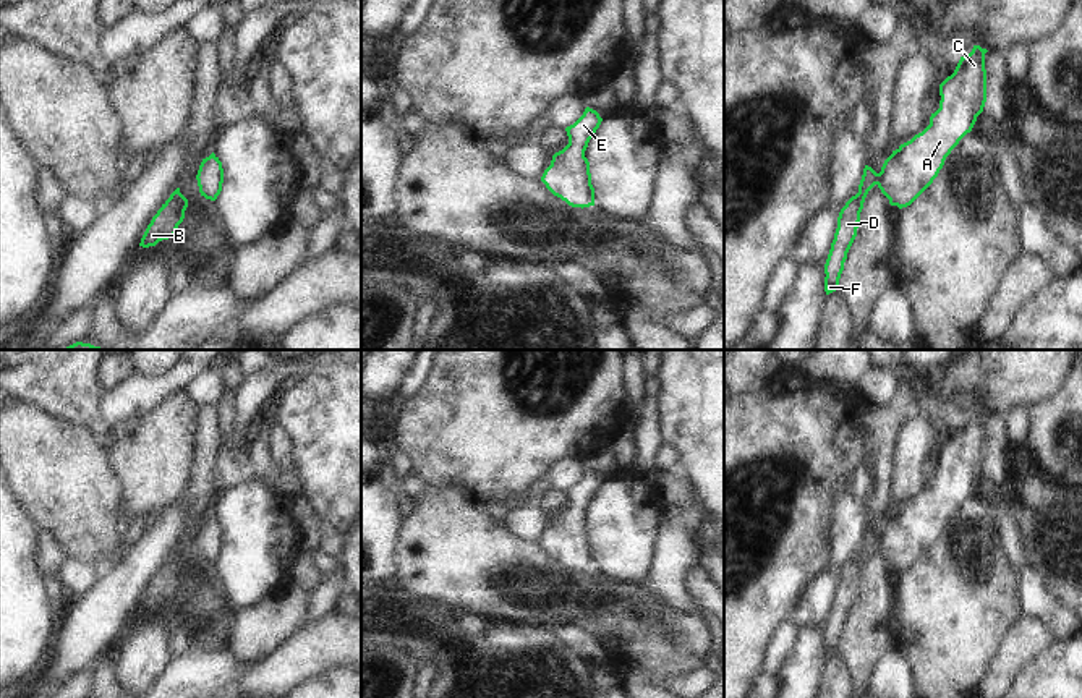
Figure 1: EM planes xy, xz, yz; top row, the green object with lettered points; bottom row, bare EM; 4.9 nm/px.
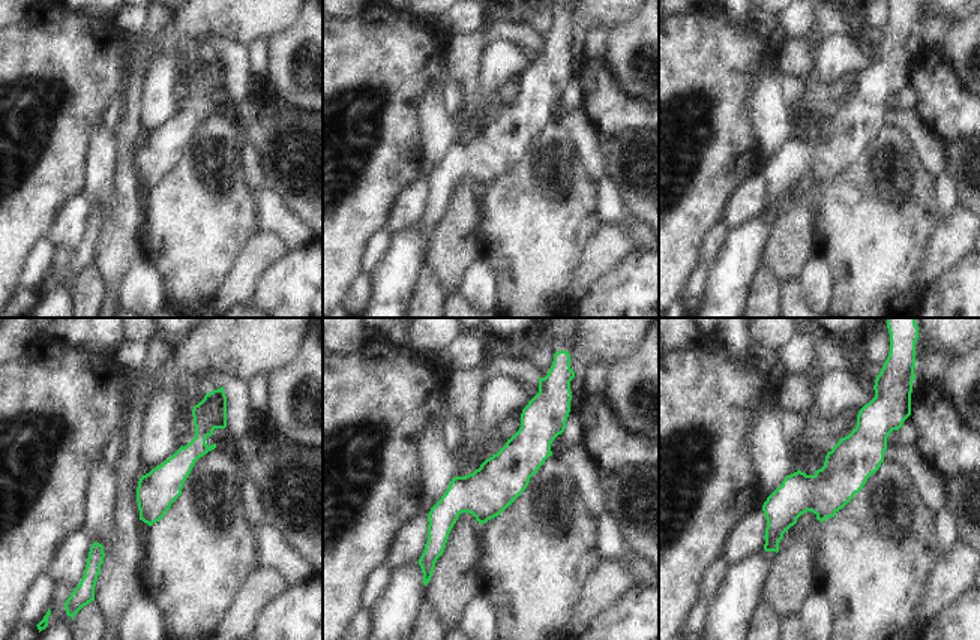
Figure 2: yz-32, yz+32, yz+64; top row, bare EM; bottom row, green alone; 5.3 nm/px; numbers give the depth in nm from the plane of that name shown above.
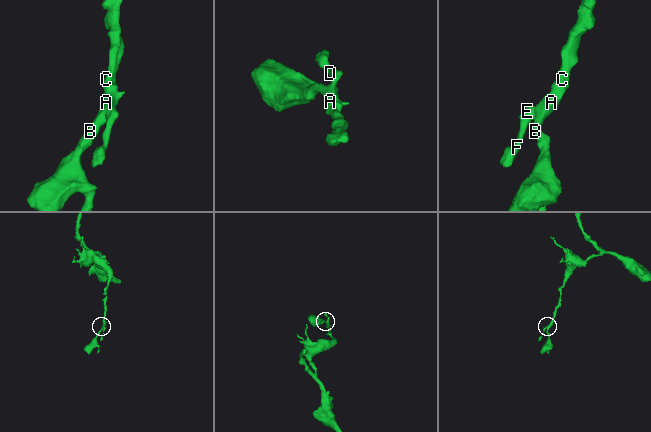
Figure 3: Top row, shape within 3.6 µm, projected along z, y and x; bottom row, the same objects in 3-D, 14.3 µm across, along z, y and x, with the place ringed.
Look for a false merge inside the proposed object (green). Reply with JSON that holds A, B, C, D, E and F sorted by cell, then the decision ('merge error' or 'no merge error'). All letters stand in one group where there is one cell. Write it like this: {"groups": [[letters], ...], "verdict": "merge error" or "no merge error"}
{"groups": [["A", "B", "C", "D", "E", "F"]], "verdict": "no merge error"}

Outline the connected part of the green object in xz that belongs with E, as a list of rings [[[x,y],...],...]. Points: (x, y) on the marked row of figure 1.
[[[586,107],[583,115],[565,128],[569,144],[552,155],[551,165],[541,177],[546,188],[572,207],[594,206],[594,188],[585,151],[601,121],[599,113]]]

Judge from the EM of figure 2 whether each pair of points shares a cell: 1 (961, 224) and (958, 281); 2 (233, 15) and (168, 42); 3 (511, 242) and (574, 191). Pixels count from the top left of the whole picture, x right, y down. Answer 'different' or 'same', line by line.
1: different
2: same
3: same

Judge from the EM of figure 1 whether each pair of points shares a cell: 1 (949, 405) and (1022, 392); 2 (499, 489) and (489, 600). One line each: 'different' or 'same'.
1: same
2: different

